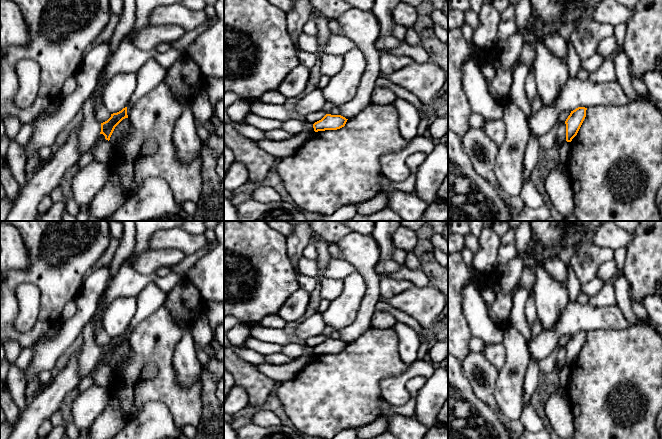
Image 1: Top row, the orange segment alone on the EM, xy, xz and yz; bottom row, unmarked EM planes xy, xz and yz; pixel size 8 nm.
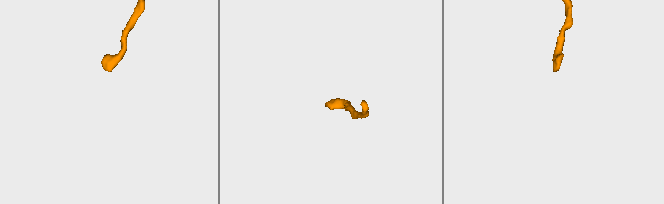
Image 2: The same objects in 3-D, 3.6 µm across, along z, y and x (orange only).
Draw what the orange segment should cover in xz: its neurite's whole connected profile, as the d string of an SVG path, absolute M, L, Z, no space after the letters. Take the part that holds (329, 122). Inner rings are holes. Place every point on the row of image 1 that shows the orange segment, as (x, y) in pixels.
M326 114L321 120L313 124L315 132L337 130L345 126L348 119L341 115Z

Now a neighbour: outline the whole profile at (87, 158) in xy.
M100 134L94 145L80 157L77 163L78 167L83 168L88 164L94 162L94 157L93 154L91 153L91 150L97 145L98 142L108 142L108 140L105 139L105 136L103 134Z

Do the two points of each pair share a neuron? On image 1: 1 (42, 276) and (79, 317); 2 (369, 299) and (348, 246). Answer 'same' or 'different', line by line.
1: different
2: same

